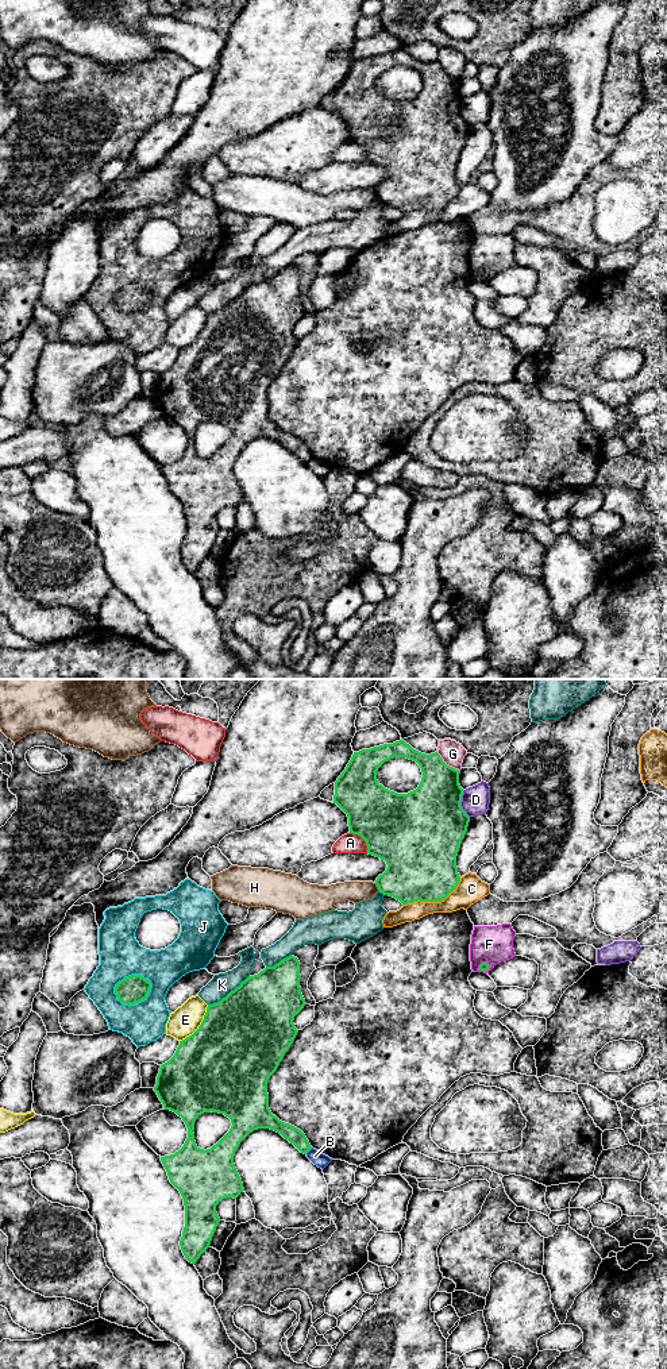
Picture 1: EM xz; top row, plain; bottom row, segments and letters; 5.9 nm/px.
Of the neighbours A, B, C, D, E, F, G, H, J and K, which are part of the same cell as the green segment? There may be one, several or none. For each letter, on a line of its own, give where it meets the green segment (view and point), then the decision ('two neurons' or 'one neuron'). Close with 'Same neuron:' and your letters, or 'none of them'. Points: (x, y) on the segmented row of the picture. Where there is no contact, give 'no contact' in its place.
A: meets green in xz at (363, 839); two neurons
B: meets green in xz at (308, 1150); two neurons
C: meets green in xz at (434, 901); two neurons
D: meets green in xz at (459, 803); two neurons
E: meets green in xz at (200, 1025); two neurons
F: meets green in xz at (484, 970); two neurons
G: meets green in xz at (446, 764); two neurons
H: meets green in xz at (377, 886); two neurons
J: meets green in xz at (131, 975); two neurons
K: meets green in xz at (230, 992); two neurons
Same neuron: none of them

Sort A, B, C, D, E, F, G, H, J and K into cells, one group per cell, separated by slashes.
A / B / C / D / E / F / G / H / J / K

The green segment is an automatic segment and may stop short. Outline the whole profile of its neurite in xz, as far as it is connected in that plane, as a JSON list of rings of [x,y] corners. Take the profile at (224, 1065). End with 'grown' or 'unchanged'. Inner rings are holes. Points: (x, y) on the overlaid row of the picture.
[[[294,956],[248,976],[220,1002],[208,1004],[198,1029],[180,1045],[174,1056],[161,1065],[154,1091],[165,1110],[182,1118],[188,1127],[184,1146],[174,1154],[161,1157],[170,1183],[180,1191],[185,1206],[185,1227],[180,1241],[185,1258],[196,1264],[209,1247],[220,1222],[216,1206],[227,1198],[236,1199],[243,1191],[234,1156],[240,1142],[254,1130],[279,1133],[301,1153],[312,1146],[305,1134],[271,1114],[267,1081],[277,1071],[298,1030],[294,1017],[304,1009],[300,987],[300,961]],[[204,1112],[224,1114],[231,1119],[230,1131],[211,1149],[200,1149],[194,1141],[194,1122]]]; unchanged

